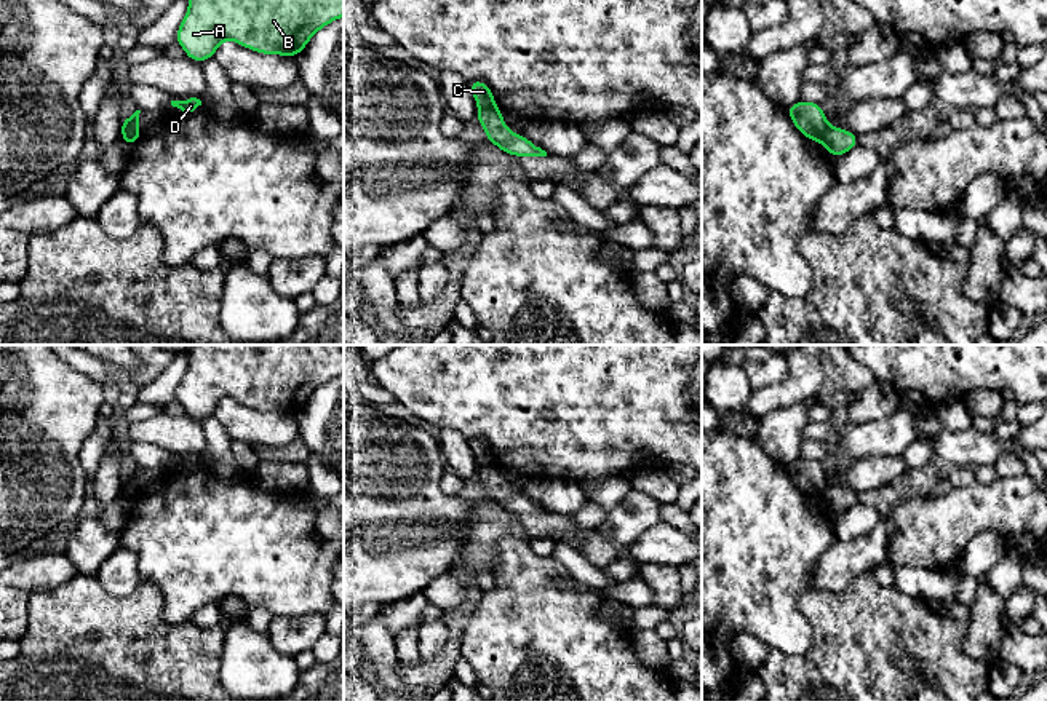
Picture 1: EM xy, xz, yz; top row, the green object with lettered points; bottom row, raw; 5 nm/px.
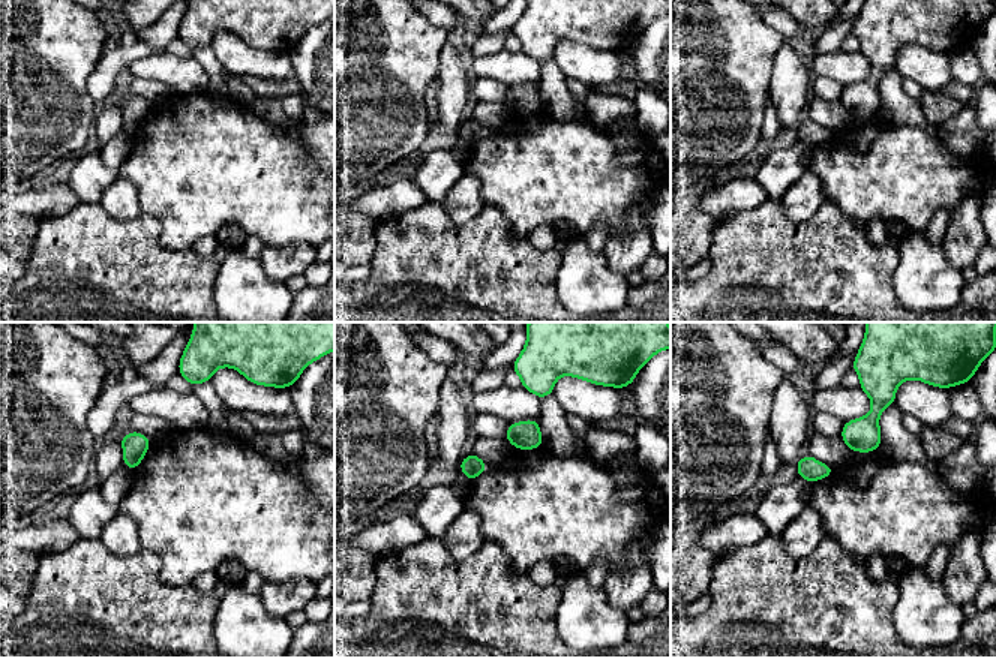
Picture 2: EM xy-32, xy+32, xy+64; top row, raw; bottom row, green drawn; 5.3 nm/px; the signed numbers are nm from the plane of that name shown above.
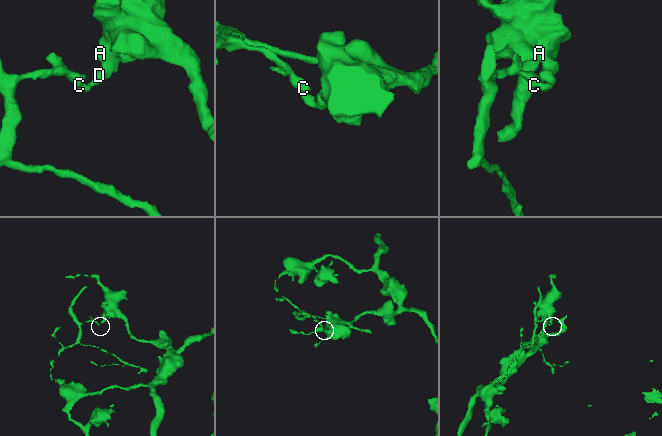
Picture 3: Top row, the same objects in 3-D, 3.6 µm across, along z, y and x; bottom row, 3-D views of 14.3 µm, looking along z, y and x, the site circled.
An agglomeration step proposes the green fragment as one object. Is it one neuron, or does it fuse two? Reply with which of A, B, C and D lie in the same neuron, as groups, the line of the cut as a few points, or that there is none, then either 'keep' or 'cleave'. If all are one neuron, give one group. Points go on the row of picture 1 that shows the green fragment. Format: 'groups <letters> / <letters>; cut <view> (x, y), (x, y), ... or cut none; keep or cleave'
groups A B D / C; cut xz (494, 107), (480, 110); cleave

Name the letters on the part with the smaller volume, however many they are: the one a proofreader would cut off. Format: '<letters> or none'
C

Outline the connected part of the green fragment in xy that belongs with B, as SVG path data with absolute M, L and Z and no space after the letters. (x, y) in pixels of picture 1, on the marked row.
M189 0L176 42L189 59L208 61L224 40L261 54L297 56L324 26L344 16L344 0Z

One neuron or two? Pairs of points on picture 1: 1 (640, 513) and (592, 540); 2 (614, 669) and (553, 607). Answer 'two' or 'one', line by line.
1: one
2: one

